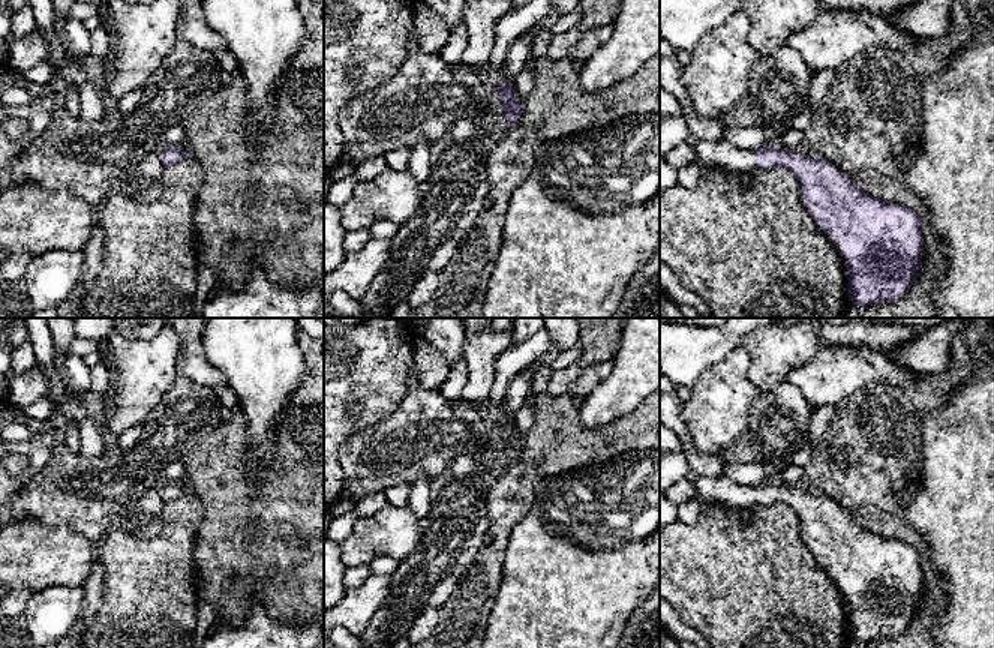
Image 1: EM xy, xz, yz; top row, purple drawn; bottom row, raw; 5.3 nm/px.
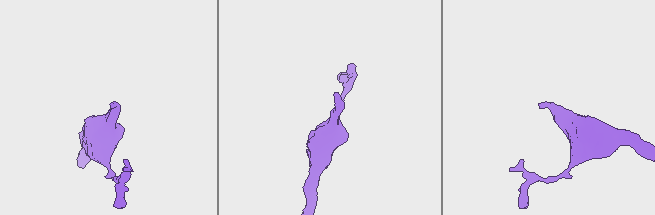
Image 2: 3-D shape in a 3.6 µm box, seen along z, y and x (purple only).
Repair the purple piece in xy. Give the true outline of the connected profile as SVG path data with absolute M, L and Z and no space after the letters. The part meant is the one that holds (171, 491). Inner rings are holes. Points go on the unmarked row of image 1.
M166 482L166 484L160 490L160 495L163 502L171 502L180 498L184 492L186 489L180 484L180 482Z

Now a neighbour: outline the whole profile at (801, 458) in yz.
M811 446L802 447L801 450L795 452L789 459L789 465L793 466L805 466L813 458Z

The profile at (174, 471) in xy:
M172 460L165 466L165 478L166 482L181 482L186 476L186 466L184 464L178 460Z

